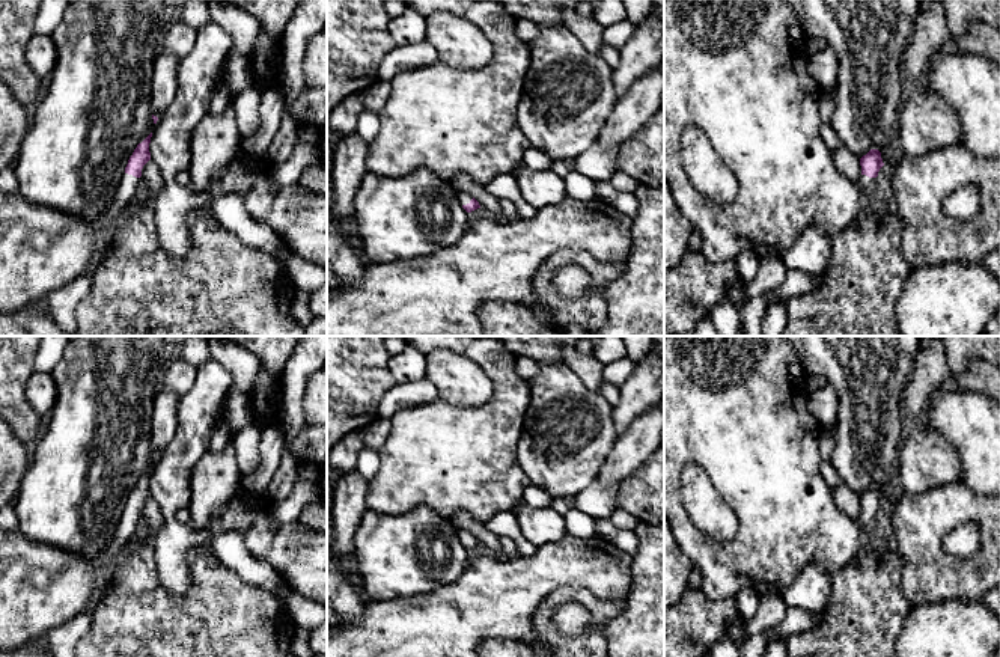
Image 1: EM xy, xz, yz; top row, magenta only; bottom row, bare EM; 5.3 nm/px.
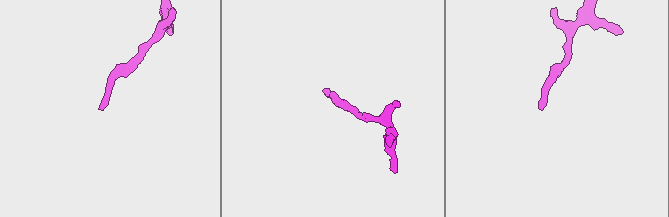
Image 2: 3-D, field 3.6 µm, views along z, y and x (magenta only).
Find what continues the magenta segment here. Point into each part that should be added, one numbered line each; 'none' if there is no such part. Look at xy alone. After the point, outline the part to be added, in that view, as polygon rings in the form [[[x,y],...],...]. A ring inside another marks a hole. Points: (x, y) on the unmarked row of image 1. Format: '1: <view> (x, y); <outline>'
1: xy (60, 641); [[[123,511],[111,544],[99,555],[96,562],[101,574],[95,598],[86,610],[78,613],[69,622],[50,630],[44,637],[44,643],[53,657],[75,657],[75,643],[87,633],[93,619],[95,606],[99,603],[99,597],[110,585],[108,573],[113,565],[113,559],[119,549],[123,547],[134,535],[140,520],[140,515]]]

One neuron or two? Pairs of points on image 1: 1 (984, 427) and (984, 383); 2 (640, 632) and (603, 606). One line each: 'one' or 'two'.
1: two
2: two

